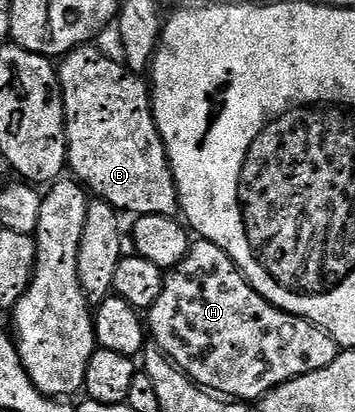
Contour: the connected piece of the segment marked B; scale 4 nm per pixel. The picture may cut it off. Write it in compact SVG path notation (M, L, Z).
M78 46L64 55L57 66L65 113L68 173L94 199L111 204L118 212L174 217L179 210L177 189L153 119L150 83L132 74L124 61L105 58L104 52L95 47Z

